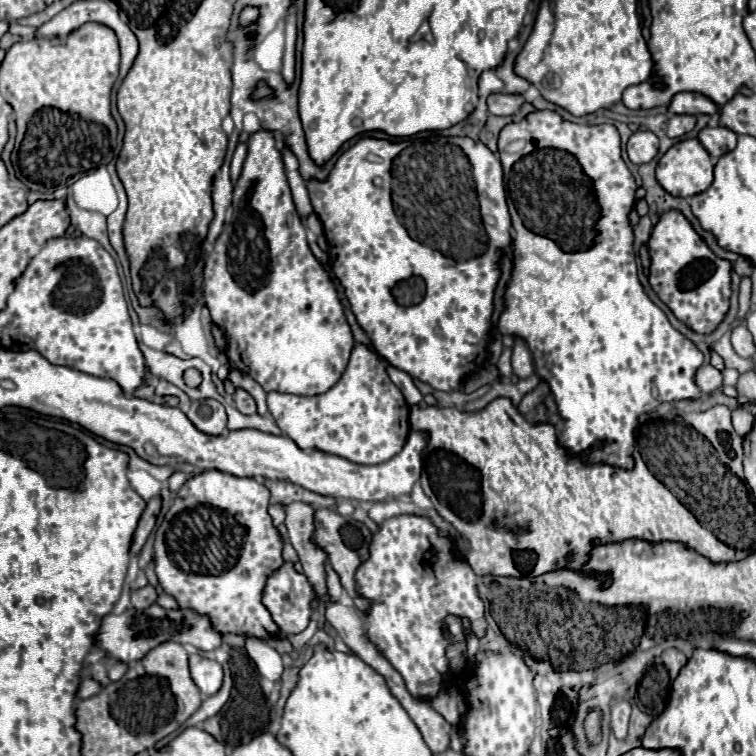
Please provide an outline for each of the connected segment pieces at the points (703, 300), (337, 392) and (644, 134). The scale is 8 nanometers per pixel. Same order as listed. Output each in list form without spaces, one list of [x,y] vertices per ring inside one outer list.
[[[677,210],[663,214],[653,228],[649,238],[649,256],[649,284],[661,302],[665,302],[691,330],[699,334],[715,330],[729,310],[731,264],[727,260],[719,260],[683,218],[683,214],[677,214]]]
[[[355,344],[341,380],[319,396],[267,394],[267,406],[281,428],[301,450],[321,450],[355,464],[381,464],[393,458],[409,434],[409,406],[403,392],[391,382],[385,364],[365,344]]]
[[[637,130],[627,142],[627,154],[633,164],[651,162],[657,156],[659,138],[649,130]]]

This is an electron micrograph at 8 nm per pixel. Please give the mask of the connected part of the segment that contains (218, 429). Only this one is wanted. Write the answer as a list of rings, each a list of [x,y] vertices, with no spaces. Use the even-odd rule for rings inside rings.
[[[195,400],[187,412],[187,418],[205,434],[223,434],[227,428],[227,414],[217,400]]]

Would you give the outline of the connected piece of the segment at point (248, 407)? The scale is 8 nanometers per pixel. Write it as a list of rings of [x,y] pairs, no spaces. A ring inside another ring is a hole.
[[[235,390],[235,408],[241,412],[241,414],[255,414],[257,408],[255,408],[255,400],[245,392],[245,390]]]

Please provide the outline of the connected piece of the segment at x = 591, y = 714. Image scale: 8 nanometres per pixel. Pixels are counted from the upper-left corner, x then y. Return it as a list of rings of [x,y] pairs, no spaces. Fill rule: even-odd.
[[[591,708],[587,712],[587,718],[583,720],[583,728],[585,728],[589,746],[597,746],[601,742],[601,720],[603,720],[603,712],[597,708]]]

